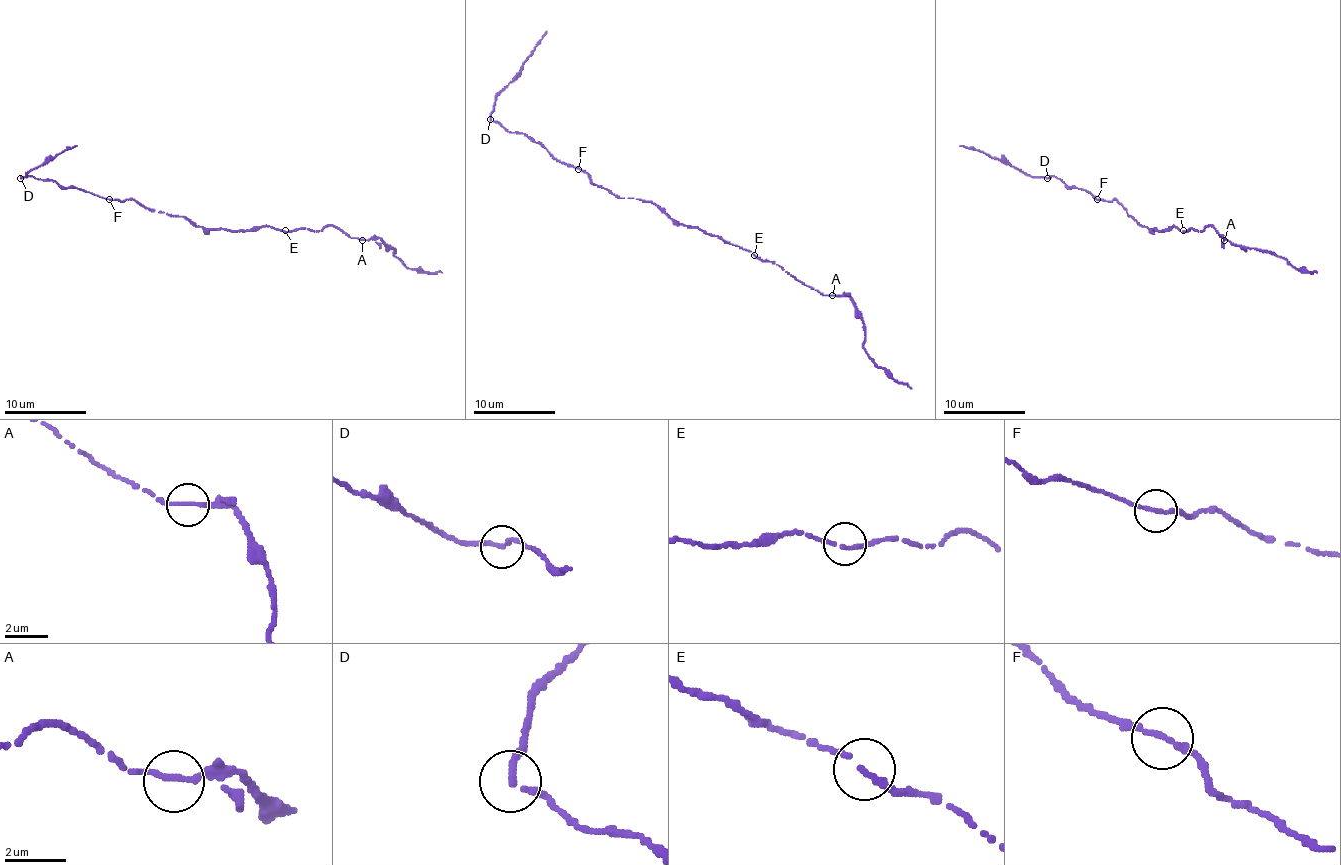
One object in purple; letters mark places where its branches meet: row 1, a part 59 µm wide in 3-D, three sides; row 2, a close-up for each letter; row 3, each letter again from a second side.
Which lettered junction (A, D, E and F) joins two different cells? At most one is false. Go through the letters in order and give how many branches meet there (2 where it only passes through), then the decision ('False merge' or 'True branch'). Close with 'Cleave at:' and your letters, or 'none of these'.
A: Branches: 2. True branch
D: Branches: 2. False merge
E: Branches: 2. True branch
F: Branches: 2. True branch
Cleave at: D

